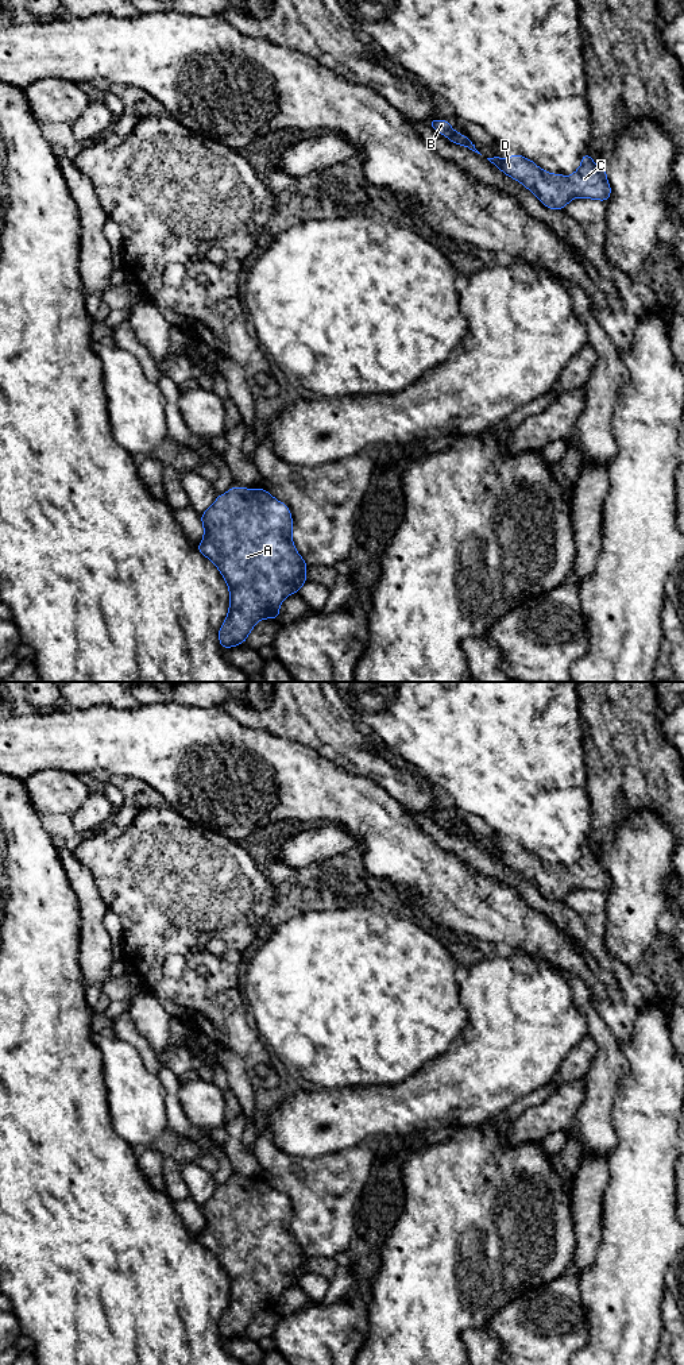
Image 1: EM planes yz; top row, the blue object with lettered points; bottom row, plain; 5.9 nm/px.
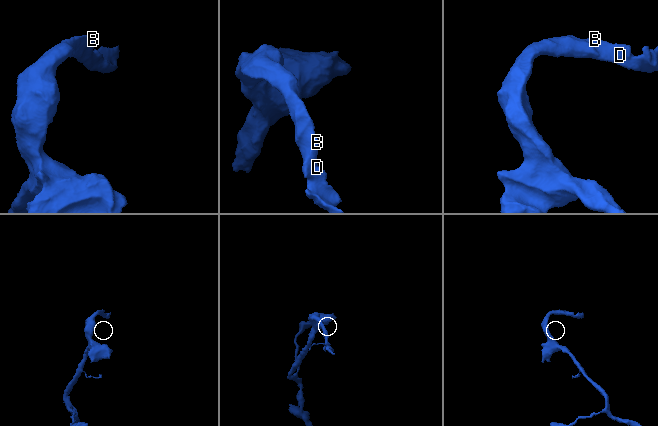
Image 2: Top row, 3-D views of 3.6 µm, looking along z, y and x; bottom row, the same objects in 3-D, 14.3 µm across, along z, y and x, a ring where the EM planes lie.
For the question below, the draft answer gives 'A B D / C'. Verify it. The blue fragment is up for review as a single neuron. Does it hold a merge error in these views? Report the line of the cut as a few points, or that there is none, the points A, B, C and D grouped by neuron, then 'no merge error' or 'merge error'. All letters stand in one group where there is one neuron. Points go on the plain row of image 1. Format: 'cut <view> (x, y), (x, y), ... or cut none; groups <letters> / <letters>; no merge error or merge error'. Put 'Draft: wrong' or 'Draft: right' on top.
Draft: wrong
cut none; groups A B C D; no merge error

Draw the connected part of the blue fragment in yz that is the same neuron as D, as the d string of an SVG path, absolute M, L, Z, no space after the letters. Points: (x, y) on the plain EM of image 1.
M495 844L494 849L487 851L505 865L532 882L550 901L564 901L576 888L602 892L610 890L611 879L606 861L596 857L588 844L581 848L580 859L569 868L541 861L533 852L523 847L515 845L503 852L499 849L501 847Z

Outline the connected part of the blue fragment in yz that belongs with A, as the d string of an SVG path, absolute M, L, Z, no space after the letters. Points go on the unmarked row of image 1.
M232 1177L225 1185L217 1187L215 1195L201 1206L204 1230L197 1241L212 1252L227 1272L229 1280L229 1302L219 1322L221 1338L229 1339L246 1333L254 1316L264 1310L278 1310L282 1292L308 1272L306 1253L297 1243L293 1230L293 1210L286 1195L277 1192L262 1180L246 1180Z

